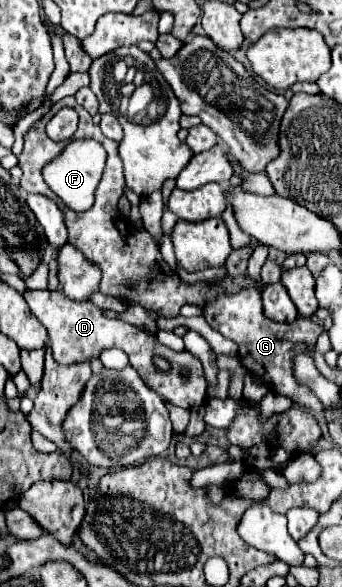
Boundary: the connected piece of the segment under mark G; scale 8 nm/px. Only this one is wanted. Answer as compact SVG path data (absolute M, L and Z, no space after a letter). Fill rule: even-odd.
M73 96L55 102L53 110L27 132L25 148L19 156L19 168L23 170L21 188L25 192L31 192L31 194L43 194L43 196L51 198L53 202L57 202L57 206L65 214L65 224L67 224L67 230L69 230L69 242L73 246L77 246L85 254L85 258L89 258L89 260L93 260L95 264L101 266L101 272L103 272L103 278L101 278L101 284L99 284L101 294L119 298L125 304L139 304L147 312L155 312L163 318L175 318L175 316L179 316L181 306L195 304L197 308L203 310L205 320L211 328L215 328L225 338L231 338L239 344L241 364L253 376L267 382L273 392L291 398L293 402L297 402L299 406L303 406L311 412L323 412L325 410L325 406L317 400L317 396L309 388L295 382L293 372L291 372L291 358L295 356L293 346L297 342L307 342L309 352L313 352L315 340L323 332L323 326L319 322L313 322L313 318L303 318L303 316L297 316L297 320L293 320L293 324L279 324L279 322L269 320L261 310L261 292L257 288L243 288L241 292L229 294L221 284L223 278L207 280L207 282L195 282L195 284L183 282L171 270L171 266L167 266L167 262L161 258L159 246L147 230L137 230L135 226L129 226L123 218L113 218L113 204L117 204L117 200L123 196L123 188L125 188L123 164L121 164L119 152L117 152L117 142L113 142L113 140L109 140L101 134L99 126L93 124L91 114L83 106L79 106ZM63 106L73 106L79 112L79 128L69 140L54 142L49 140L49 136L45 134L45 126L49 122L49 118ZM84 138L93 138L93 140L101 142L109 156L107 156L107 166L105 166L103 178L101 178L97 192L95 192L93 208L89 212L77 214L77 212L69 210L65 204L61 204L61 200L57 200L57 196L53 196L53 192L49 192L49 186L45 184L41 170L45 168L45 164L49 164L49 160L59 156L59 152L71 140Z

